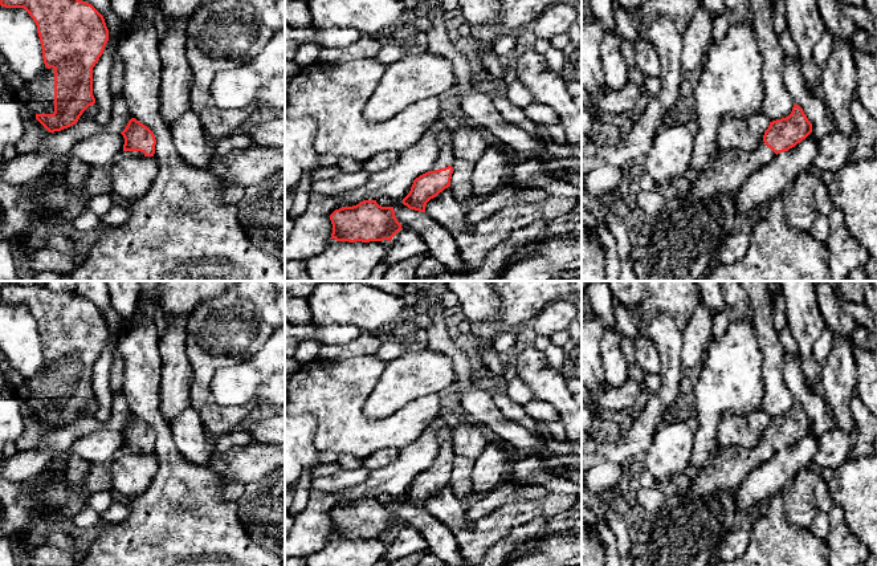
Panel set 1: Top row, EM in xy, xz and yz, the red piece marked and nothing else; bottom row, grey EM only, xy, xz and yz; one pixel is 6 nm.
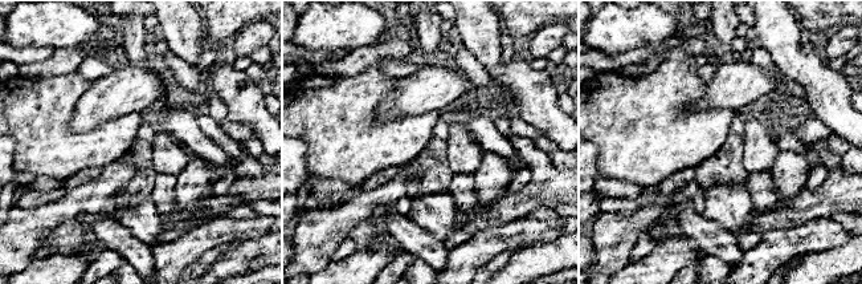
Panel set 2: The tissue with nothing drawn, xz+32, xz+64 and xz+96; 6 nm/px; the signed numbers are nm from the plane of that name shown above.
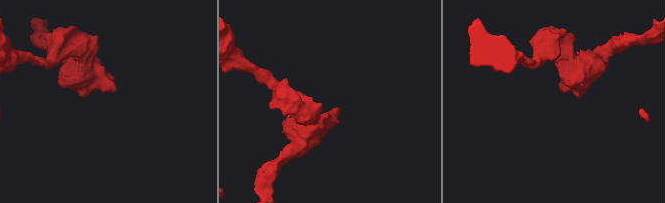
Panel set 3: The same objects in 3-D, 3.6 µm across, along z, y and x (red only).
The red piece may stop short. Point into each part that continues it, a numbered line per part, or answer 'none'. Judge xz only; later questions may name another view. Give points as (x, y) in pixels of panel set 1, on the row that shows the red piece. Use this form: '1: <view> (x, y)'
1: xz (445, 157)

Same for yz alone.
1: yz (734, 166)

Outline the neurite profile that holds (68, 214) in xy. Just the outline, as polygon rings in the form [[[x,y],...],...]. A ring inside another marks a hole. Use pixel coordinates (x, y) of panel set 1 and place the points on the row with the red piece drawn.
[[[64,167],[54,170],[52,175],[56,180],[58,180],[65,187],[68,201],[65,207],[58,212],[58,219],[62,224],[65,224],[69,228],[72,221],[81,212],[81,207],[78,204],[78,200],[74,198],[74,195],[70,191],[70,186],[69,186]]]

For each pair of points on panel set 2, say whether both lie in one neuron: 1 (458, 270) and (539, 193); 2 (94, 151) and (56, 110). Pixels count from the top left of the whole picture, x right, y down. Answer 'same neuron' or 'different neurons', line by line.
1: different neurons
2: same neuron

